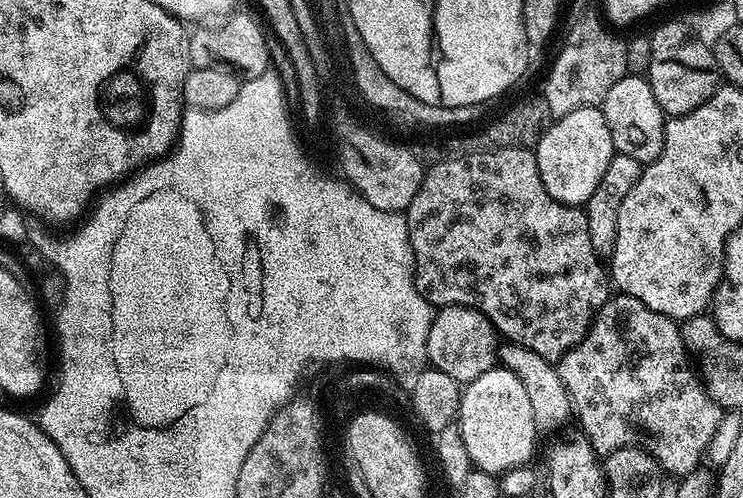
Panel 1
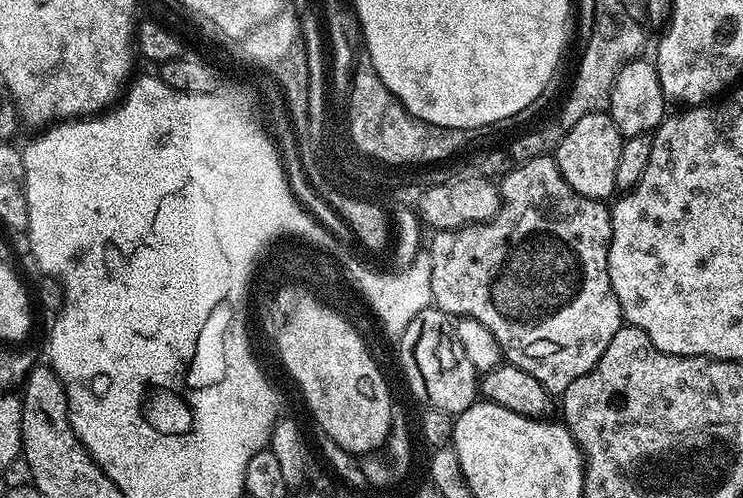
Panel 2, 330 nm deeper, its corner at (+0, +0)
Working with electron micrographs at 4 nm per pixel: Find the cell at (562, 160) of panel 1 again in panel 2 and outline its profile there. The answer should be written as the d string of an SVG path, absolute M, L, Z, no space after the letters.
M607 111L586 114L562 138L557 146L554 159L560 173L570 182L572 189L586 198L607 201L611 192L617 191L618 154L622 154L625 137L620 135L618 126Z

